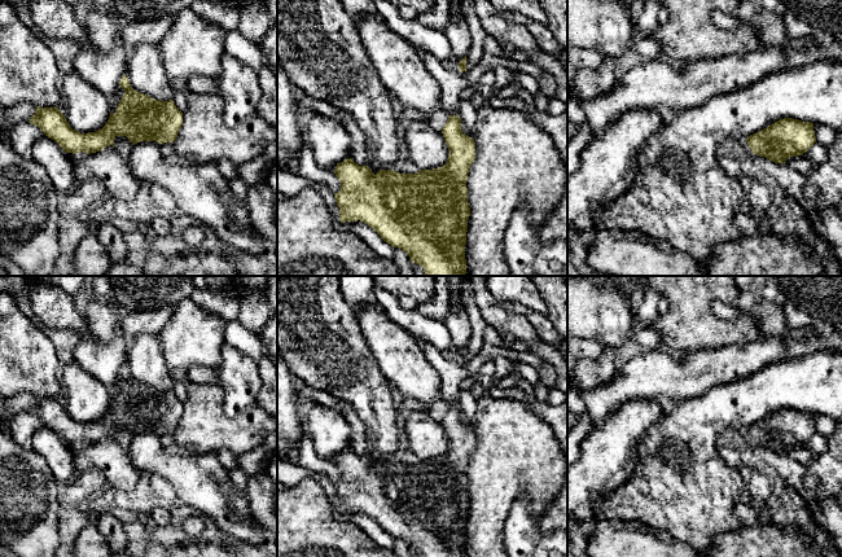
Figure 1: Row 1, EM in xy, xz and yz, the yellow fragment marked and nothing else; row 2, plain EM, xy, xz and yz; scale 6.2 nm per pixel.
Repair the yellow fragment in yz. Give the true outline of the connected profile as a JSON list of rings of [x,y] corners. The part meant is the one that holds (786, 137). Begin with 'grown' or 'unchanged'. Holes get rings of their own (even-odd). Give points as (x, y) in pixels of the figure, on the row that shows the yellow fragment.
unchanged; [[[793,118],[780,119],[746,139],[754,154],[775,163],[803,155],[815,142],[814,123]]]

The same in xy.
grown; [[[126,75],[122,76],[119,85],[126,93],[115,113],[110,113],[108,123],[96,132],[80,133],[69,126],[58,108],[40,108],[28,102],[0,106],[0,130],[9,132],[22,122],[31,123],[66,153],[73,154],[91,154],[109,145],[114,146],[117,136],[126,136],[132,145],[140,141],[172,144],[183,126],[183,113],[174,101],[159,101],[135,91]]]

